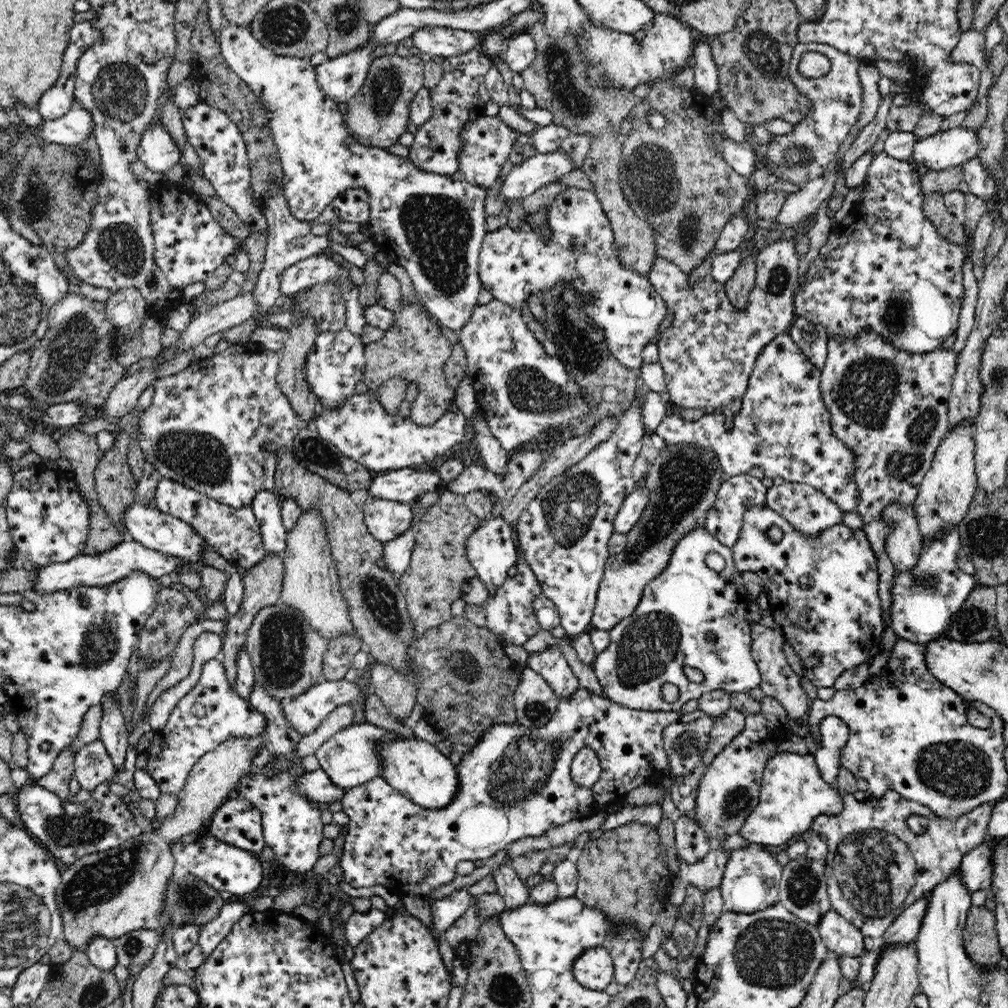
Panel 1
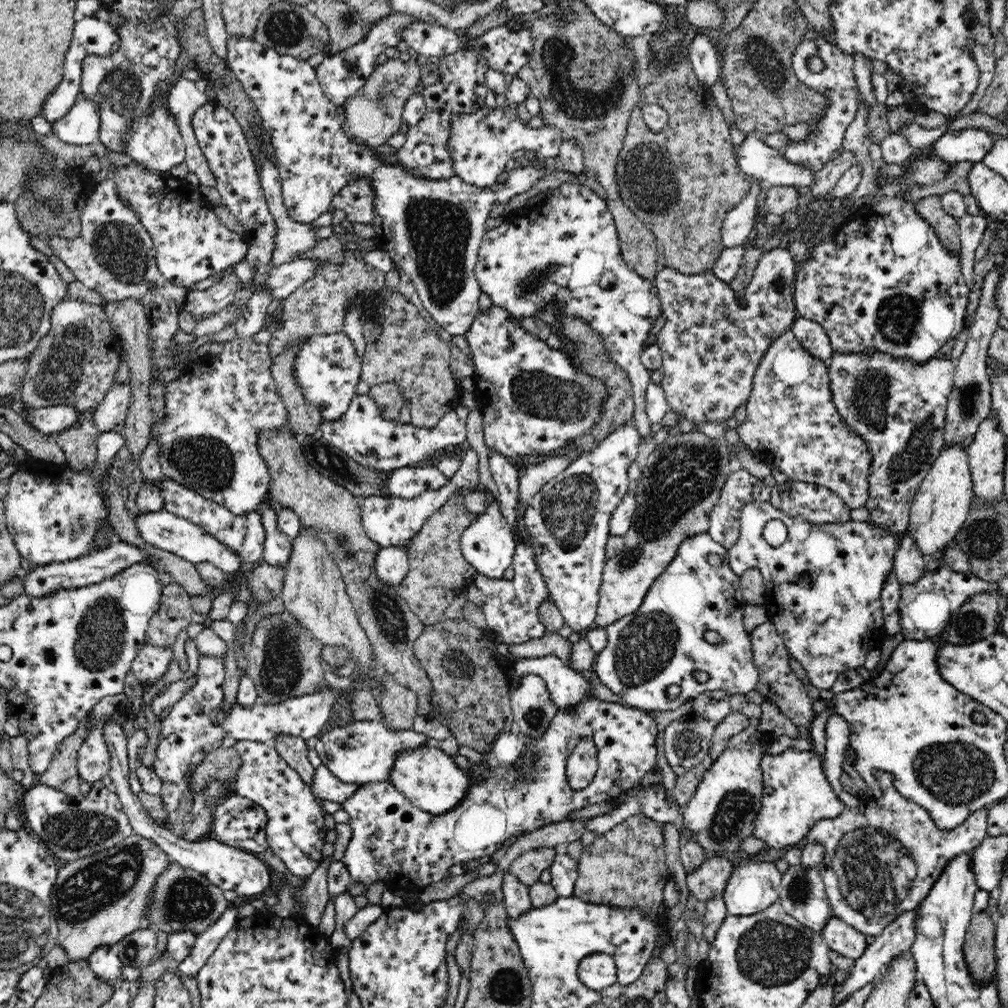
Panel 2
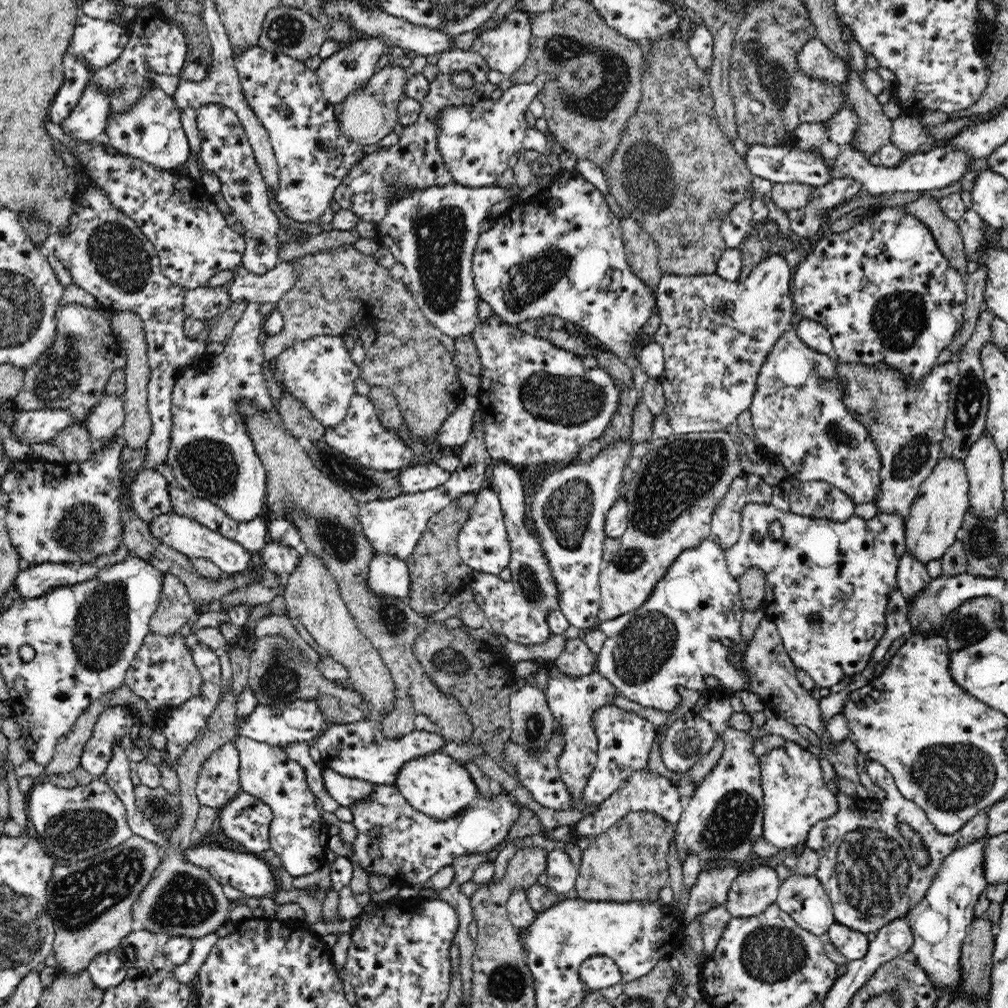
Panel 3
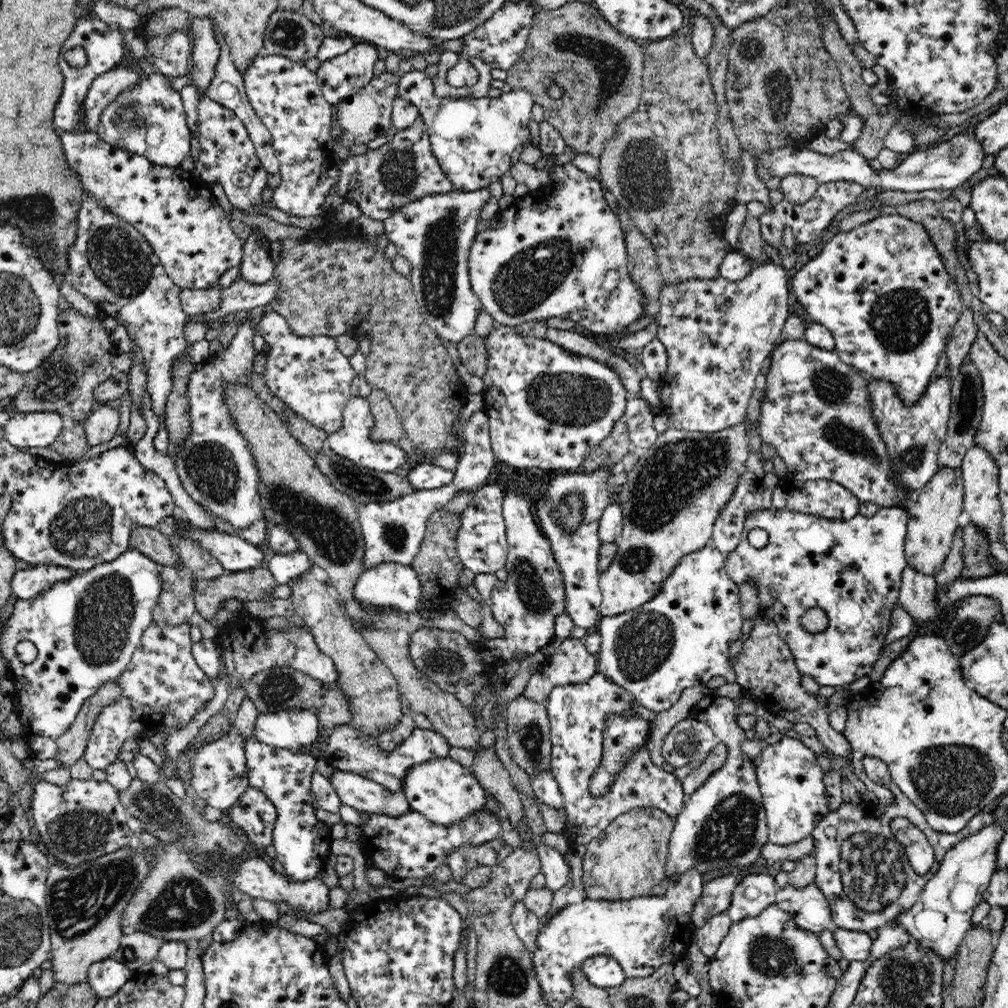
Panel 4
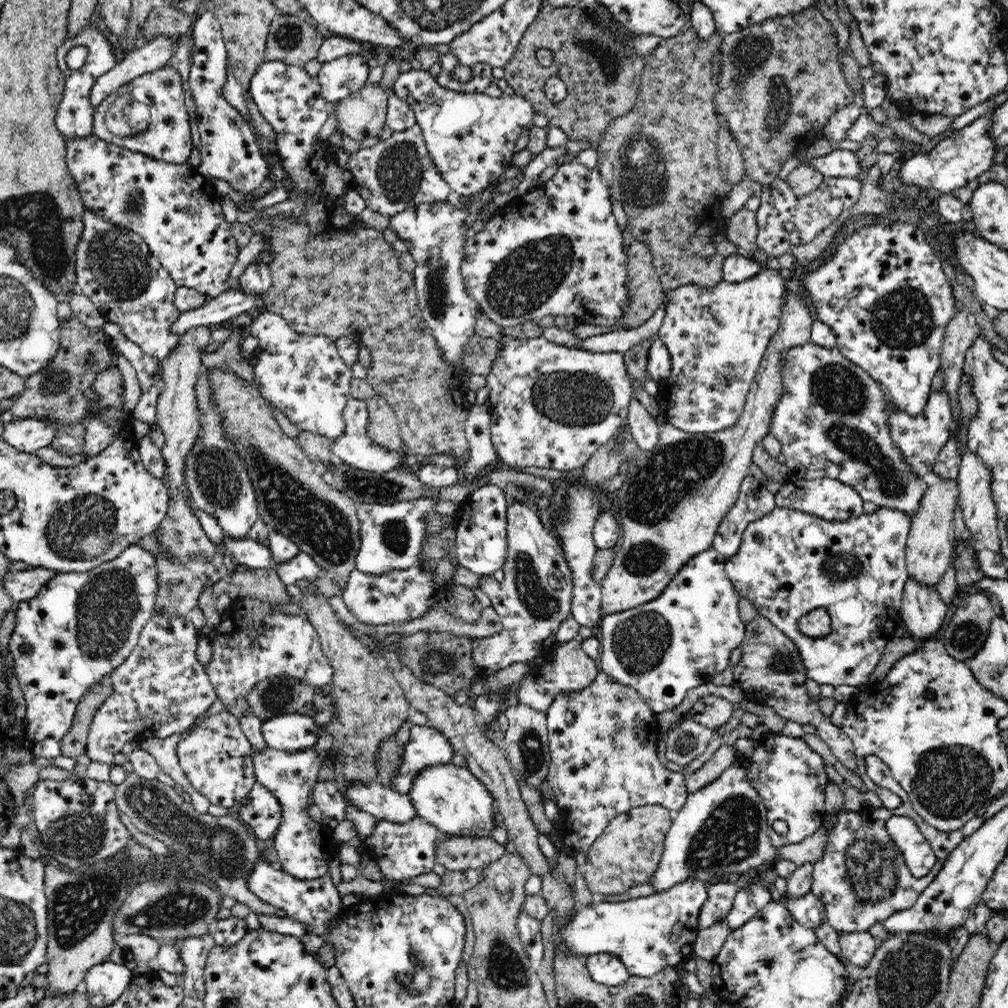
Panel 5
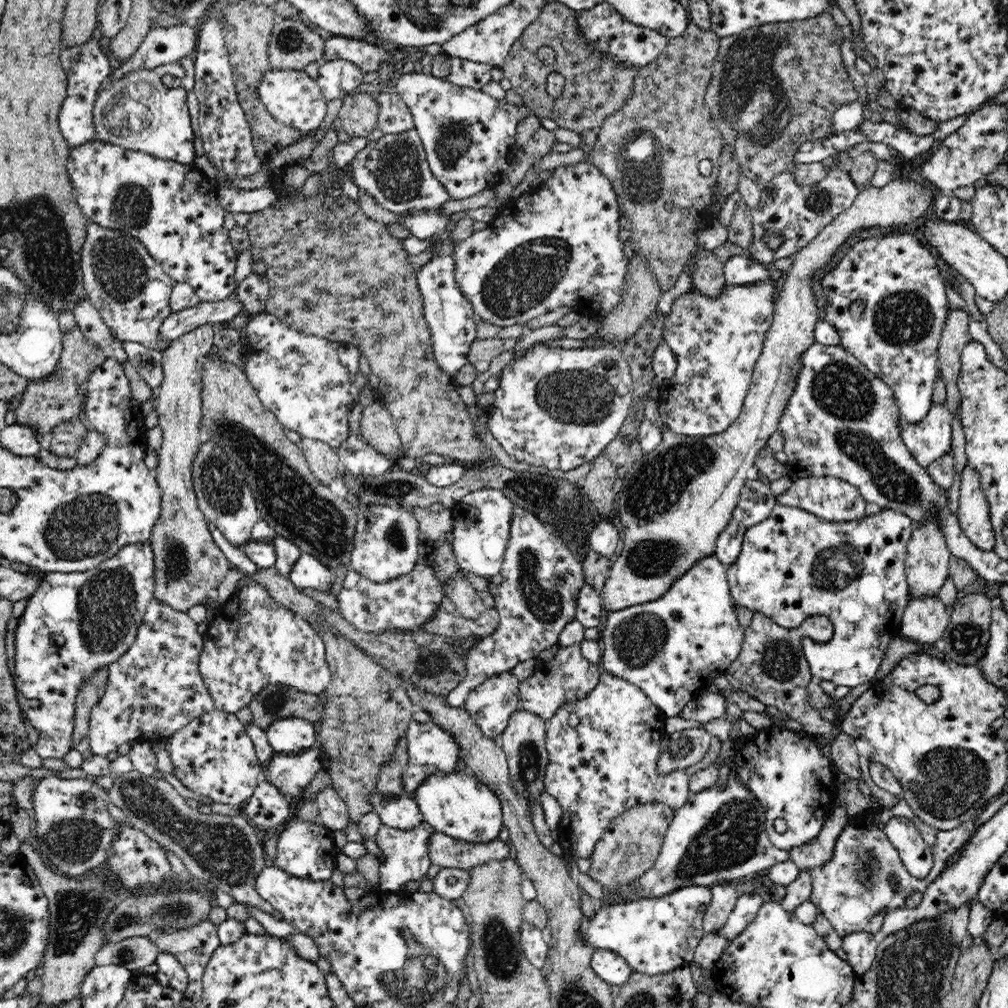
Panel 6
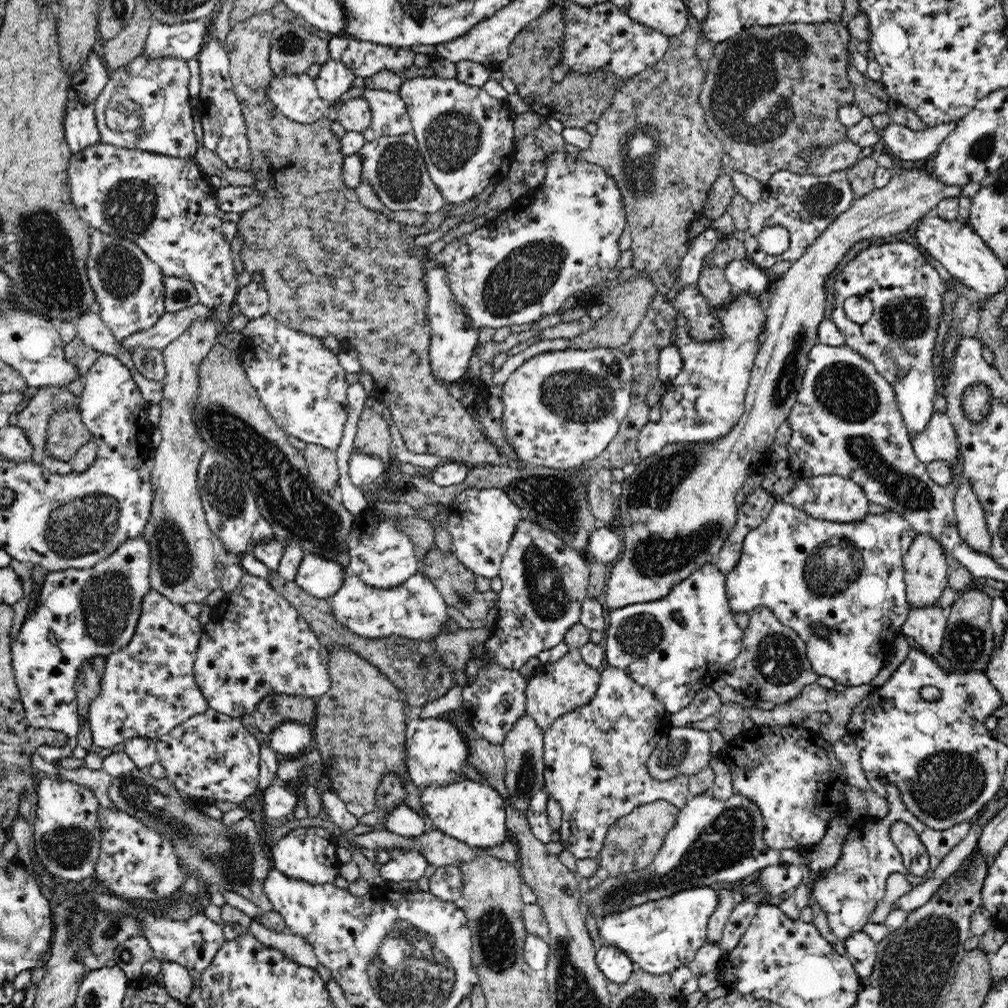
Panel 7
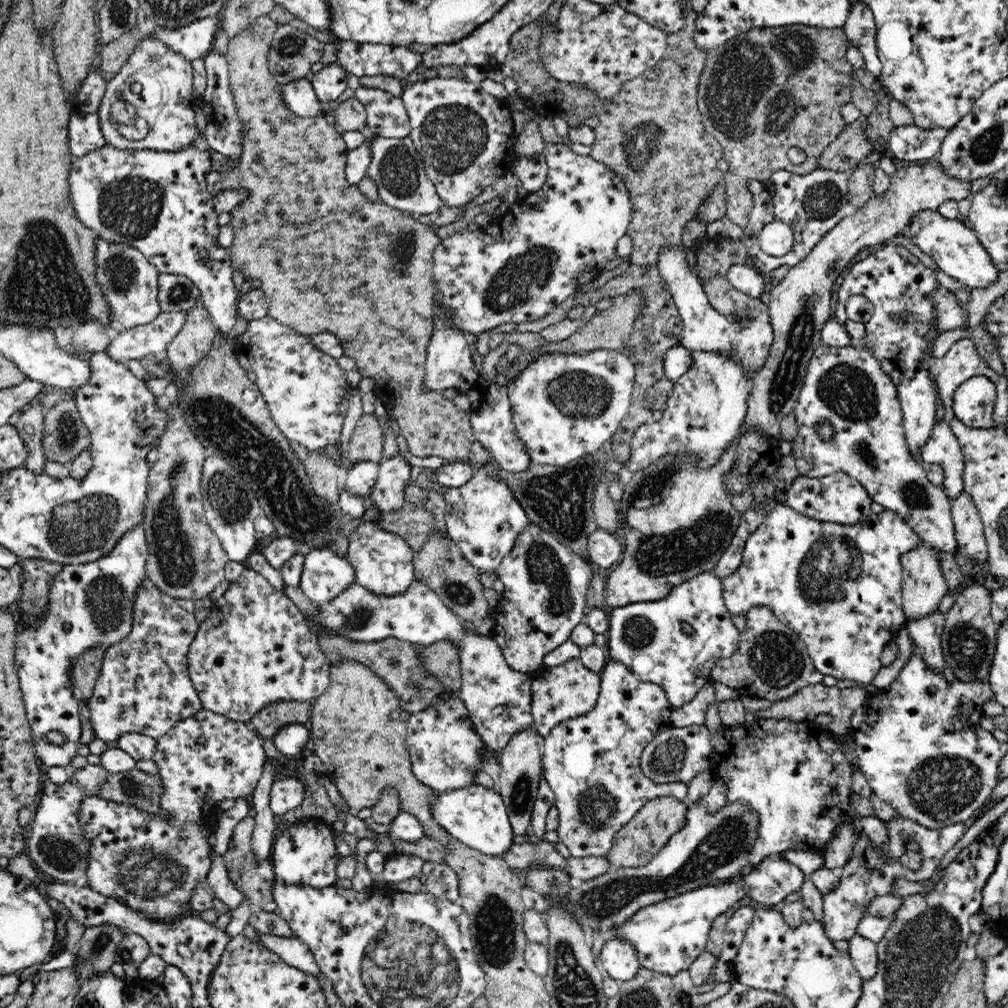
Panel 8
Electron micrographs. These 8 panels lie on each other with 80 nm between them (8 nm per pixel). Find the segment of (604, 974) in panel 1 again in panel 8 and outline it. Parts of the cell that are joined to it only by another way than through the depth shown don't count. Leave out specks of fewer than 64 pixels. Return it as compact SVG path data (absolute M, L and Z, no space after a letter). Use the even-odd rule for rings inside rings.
M612 938L603 945L598 963L604 974L619 982L632 980L640 967L634 947L628 941Z

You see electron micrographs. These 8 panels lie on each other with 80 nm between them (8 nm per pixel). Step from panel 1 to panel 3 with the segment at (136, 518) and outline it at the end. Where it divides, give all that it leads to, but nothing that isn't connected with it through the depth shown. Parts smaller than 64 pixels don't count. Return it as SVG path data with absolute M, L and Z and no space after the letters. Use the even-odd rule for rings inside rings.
M174 512L158 514L150 522L146 522L146 525L148 525L152 537L162 541L167 548L176 550L190 560L210 560L218 569L226 572L228 575L245 572L248 562L255 559L242 545L235 543L234 540L226 539L220 533L214 532L202 524L198 524L198 522L191 518L177 515Z

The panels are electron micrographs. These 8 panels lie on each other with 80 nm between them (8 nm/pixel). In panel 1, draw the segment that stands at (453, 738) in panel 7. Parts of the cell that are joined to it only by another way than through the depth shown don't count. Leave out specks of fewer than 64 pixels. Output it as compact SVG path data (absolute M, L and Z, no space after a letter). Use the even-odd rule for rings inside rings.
M356 723L328 739L316 751L316 758L322 771L330 777L334 785L348 790L361 784L366 784L373 778L380 777L380 761L376 755L376 740L399 738L398 733L390 733L374 724Z

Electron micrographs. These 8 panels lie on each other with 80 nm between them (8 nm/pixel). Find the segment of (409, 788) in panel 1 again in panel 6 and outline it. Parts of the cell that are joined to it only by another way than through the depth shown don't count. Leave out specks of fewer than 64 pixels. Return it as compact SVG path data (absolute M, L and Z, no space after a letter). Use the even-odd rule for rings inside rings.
M468 770L438 772L430 775L411 795L422 818L436 830L454 839L490 842L502 830L500 799Z

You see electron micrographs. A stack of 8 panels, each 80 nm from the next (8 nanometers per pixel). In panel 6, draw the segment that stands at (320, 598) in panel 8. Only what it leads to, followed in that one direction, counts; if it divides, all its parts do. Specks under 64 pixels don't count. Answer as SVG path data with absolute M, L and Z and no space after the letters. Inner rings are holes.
M301 553L301 558L294 564L293 570L287 578L294 587L313 588L320 592L327 592L331 584L330 572L332 570L315 561L311 554Z

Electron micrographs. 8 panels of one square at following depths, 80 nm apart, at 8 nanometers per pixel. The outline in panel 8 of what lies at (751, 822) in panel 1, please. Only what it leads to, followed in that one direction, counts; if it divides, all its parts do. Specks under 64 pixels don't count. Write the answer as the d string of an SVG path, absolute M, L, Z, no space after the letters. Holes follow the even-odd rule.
M757 719L750 725L742 724L733 729L722 728L711 736L711 770L716 779L723 780L728 787L727 802L739 802L749 810L759 814L760 830L748 862L758 864L764 856L794 851L816 851L834 837L840 822L849 822L856 834L866 835L875 846L888 844L886 823L875 816L861 817L850 805L852 771L849 760L840 751L840 743L832 740L829 734L813 721L786 721Z

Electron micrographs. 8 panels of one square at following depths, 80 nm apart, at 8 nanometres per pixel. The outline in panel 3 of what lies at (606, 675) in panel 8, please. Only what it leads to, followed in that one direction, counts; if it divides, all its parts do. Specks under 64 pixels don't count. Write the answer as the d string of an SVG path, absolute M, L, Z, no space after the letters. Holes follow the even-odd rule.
M536 659L524 660L512 664L512 674L519 678L528 678L532 674L544 669L548 673L547 696L548 705L554 715L556 727L561 728L565 747L559 758L559 769L562 780L571 794L573 806L582 808L582 792L586 788L590 775L594 772L597 763L598 741L592 729L592 716L594 710L602 705L612 705L614 698L617 696L616 688L610 685L609 680L600 675L597 670L586 676L568 676L562 674L555 666L554 660ZM648 769L635 772L628 779L626 786L618 789L612 796L601 802L597 811L586 815L576 823L576 833L578 833L578 836L594 838L610 830L624 816L631 812L640 811L654 813L654 815L658 815L661 819L674 825L682 814L685 802L678 795L677 785L672 785L670 781L664 776L649 772Z

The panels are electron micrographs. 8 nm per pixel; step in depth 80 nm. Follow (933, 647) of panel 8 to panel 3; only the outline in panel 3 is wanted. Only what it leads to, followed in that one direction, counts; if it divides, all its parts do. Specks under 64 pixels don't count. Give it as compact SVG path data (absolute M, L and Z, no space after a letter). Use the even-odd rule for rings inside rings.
M908 549L898 562L897 586L906 601L914 599L930 583L931 577L922 561L918 561Z

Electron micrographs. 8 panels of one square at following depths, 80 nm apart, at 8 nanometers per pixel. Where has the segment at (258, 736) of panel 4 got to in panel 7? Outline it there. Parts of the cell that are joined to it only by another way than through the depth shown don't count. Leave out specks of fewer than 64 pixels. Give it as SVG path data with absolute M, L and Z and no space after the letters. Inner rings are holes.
M296 720L280 724L268 736L269 745L279 754L296 754L314 744L312 724L304 724Z

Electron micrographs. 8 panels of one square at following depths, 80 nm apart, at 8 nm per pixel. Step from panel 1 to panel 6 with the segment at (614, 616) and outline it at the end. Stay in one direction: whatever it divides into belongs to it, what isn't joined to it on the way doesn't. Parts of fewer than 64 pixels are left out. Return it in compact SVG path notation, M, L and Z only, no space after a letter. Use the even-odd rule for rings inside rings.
M896 179L886 186L874 184L862 188L855 202L834 217L816 238L813 238L804 248L793 255L793 262L780 282L778 300L774 305L774 322L764 339L762 354L754 365L749 391L747 392L744 408L740 416L724 432L712 435L686 436L678 434L664 422L659 422L662 440L652 452L643 453L640 460L634 462L623 476L623 486L618 492L618 514L624 526L624 548L616 562L612 563L609 576L601 591L604 610L616 612L637 604L646 604L662 597L670 586L680 579L686 571L697 564L704 556L715 554L716 539L728 524L746 482L748 468L755 465L758 450L764 448L766 440L778 428L778 420L782 410L794 392L796 376L800 372L798 359L811 345L814 344L814 328L818 322L818 304L814 296L812 282L824 270L826 264L838 254L838 248L854 234L854 230L866 228L894 228L900 224L910 224L921 217L929 208L933 195L939 192L934 186L922 186L920 182Z

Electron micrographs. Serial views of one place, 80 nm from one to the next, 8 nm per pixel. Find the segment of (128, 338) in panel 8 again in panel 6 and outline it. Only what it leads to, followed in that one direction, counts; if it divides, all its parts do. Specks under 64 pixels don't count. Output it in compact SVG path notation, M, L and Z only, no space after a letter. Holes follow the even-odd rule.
M237 294L218 302L200 301L196 306L172 313L163 320L159 334L169 343L205 324L230 323L238 314L244 314L244 310Z

